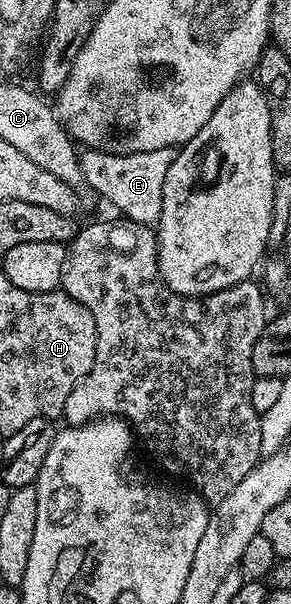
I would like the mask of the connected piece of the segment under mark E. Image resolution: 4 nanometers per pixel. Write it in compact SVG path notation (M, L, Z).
M88 147L79 154L80 165L85 173L91 192L101 193L116 209L121 209L123 216L133 225L155 226L160 219L162 211L162 199L164 198L164 184L172 172L172 160L176 158L176 149L159 149L158 151L142 151L130 153L127 151L115 151L107 153L104 147Z

